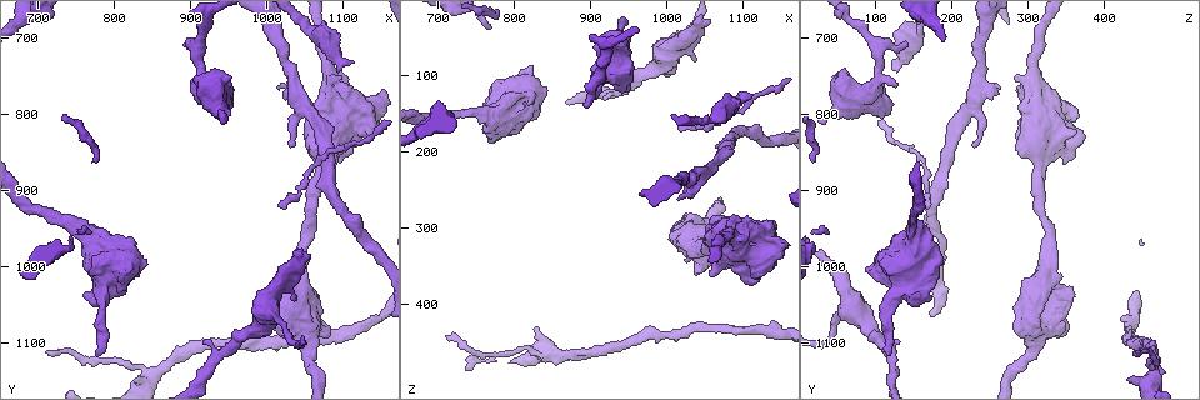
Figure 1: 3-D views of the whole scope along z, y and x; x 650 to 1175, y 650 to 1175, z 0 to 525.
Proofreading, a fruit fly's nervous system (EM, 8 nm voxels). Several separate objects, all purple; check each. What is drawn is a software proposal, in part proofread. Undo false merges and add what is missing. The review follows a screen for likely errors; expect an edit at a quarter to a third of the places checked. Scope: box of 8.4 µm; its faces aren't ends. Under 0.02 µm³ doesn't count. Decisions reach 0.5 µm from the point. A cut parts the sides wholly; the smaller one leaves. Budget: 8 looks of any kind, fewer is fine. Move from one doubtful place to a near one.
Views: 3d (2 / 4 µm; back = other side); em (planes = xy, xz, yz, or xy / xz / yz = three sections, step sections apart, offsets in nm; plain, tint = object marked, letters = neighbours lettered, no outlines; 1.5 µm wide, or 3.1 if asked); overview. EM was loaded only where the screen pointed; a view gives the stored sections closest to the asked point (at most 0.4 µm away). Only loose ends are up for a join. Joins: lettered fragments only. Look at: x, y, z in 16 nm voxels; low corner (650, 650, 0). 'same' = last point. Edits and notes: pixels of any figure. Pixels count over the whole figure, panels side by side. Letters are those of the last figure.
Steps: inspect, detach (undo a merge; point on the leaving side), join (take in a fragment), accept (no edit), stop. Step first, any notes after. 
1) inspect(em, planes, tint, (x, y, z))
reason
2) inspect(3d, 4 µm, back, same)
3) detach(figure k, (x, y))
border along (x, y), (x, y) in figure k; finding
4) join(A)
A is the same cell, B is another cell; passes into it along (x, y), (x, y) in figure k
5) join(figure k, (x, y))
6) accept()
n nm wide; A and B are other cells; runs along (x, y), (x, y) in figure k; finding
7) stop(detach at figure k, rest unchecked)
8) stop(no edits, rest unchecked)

inspect(3d, 4 µm, (780, 1120, 115))
branch stops here

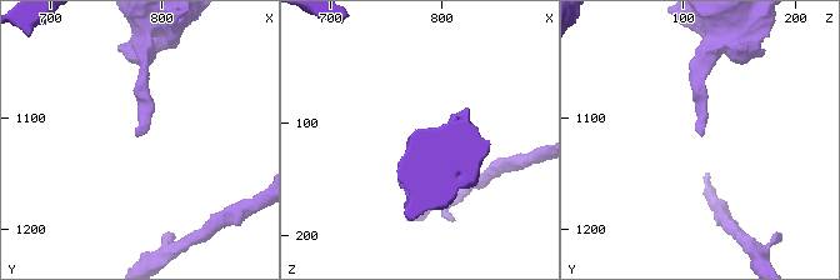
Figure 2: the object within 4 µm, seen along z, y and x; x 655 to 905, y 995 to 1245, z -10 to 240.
inspect(em, xz, step 4, tint, (778, 1118, 118))

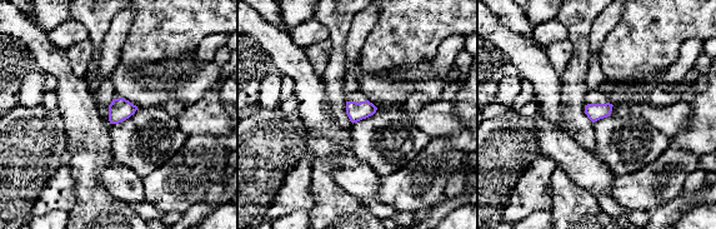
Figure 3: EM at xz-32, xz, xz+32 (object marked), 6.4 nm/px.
inspect(em, planes, letters, same)
another direction

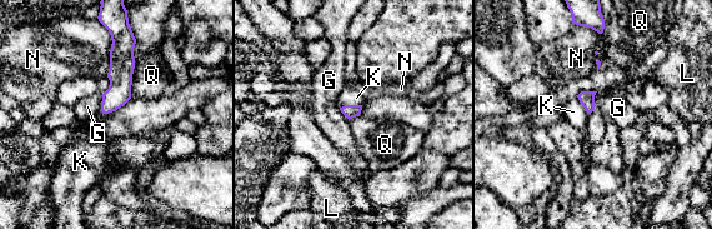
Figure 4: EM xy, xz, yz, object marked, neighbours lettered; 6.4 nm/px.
join(figure 4, (349, 95))
K is the same cell, G, L, N and Q are other cells; passes into it along (350, 111), (350, 105), (349, 95) in figure 4; the neuron continues

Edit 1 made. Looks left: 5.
inspect(overview)

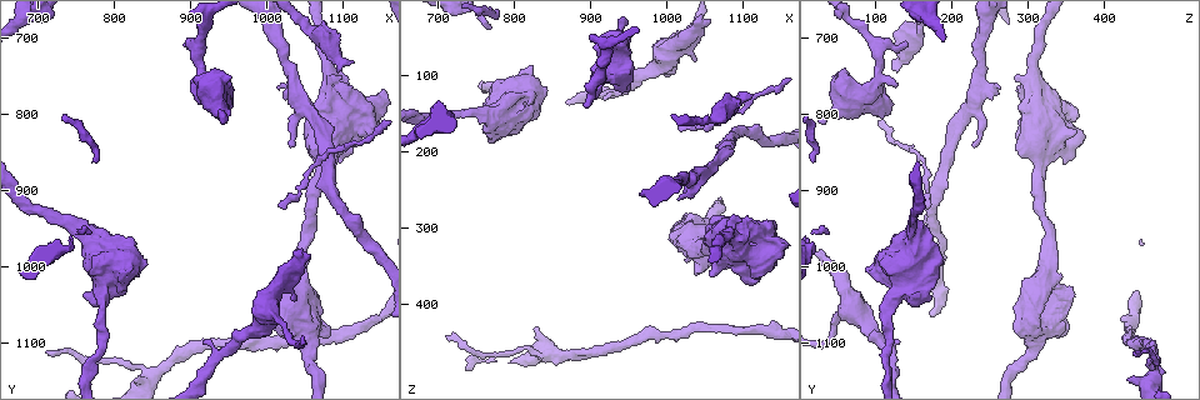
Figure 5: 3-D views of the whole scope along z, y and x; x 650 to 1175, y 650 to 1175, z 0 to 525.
inspect(3d, 4 µm, (1010, 1065, 55))
a fork

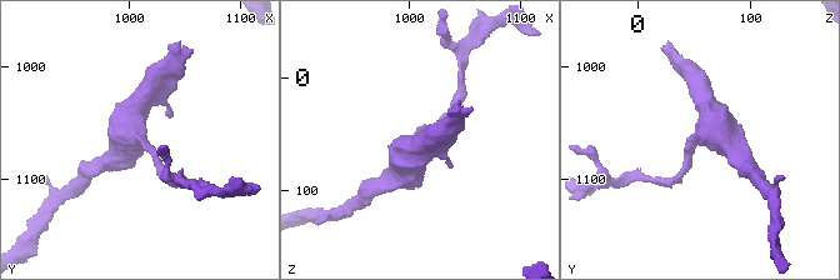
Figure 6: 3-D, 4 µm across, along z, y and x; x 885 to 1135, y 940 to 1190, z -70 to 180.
inspect(em, xz, step 8, tint, (1012, 1064, 54))
shape alone is not enough

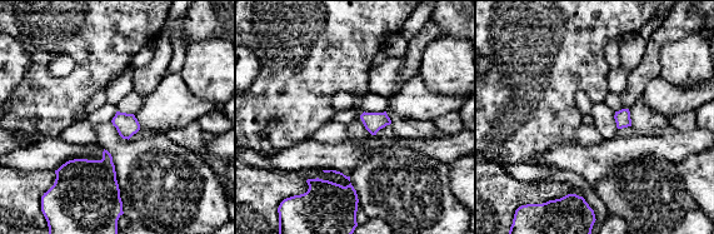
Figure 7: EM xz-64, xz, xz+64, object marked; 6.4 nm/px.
inspect(em, yz, step 8, letters, same)

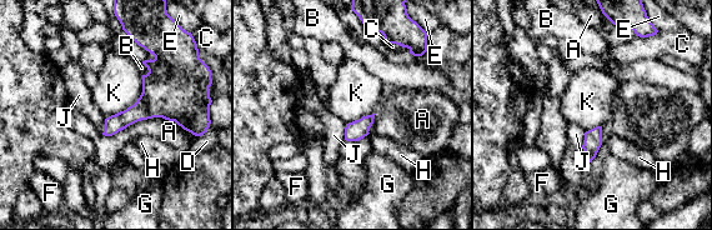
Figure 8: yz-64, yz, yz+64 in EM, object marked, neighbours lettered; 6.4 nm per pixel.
accept()
A, B, C, D, E, F, G, H, J and K are other cells; border along (143, 76), (140, 96), (105, 119) in figure 8; all the same neuron

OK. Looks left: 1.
stop(join at figure 4, rest unchecked)

